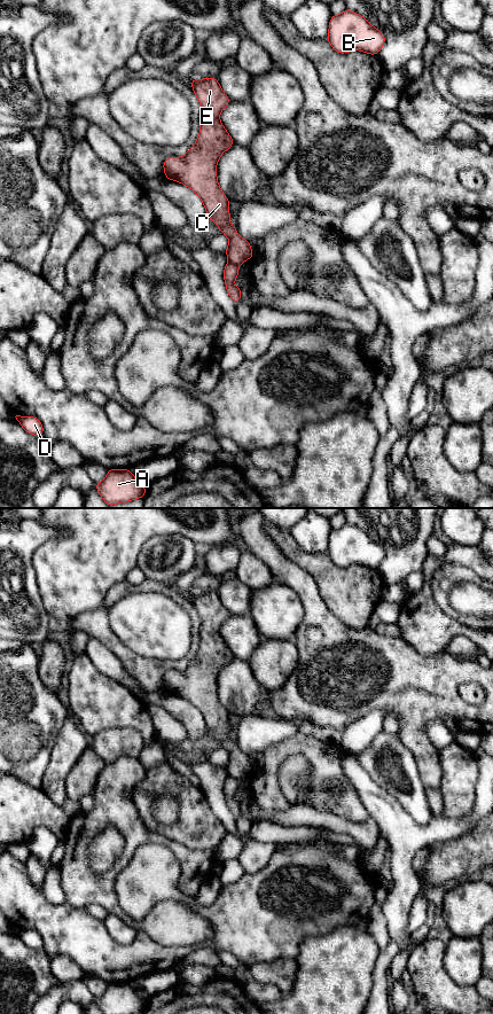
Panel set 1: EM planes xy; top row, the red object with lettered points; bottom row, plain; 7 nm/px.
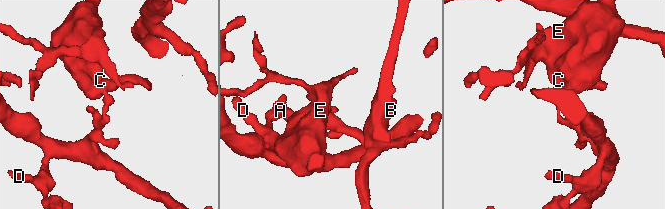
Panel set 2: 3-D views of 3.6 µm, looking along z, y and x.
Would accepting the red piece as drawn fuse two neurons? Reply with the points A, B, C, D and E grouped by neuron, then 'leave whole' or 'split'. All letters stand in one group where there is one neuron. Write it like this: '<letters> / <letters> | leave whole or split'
A B D / C E | split

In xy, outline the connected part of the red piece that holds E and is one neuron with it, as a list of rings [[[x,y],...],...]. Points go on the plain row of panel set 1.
[[[217,592],[190,593],[201,616],[199,648],[195,658],[181,671],[167,671],[163,677],[165,693],[178,695],[202,713],[208,733],[211,733],[229,752],[226,769],[229,777],[240,780],[253,770],[250,756],[241,751],[229,736],[229,713],[217,693],[220,670],[235,656],[220,635],[220,626],[230,616]]]

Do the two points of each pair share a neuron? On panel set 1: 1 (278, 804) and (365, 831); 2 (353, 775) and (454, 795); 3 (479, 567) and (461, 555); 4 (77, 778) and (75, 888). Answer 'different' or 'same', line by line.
1: different
2: different
3: same
4: different

